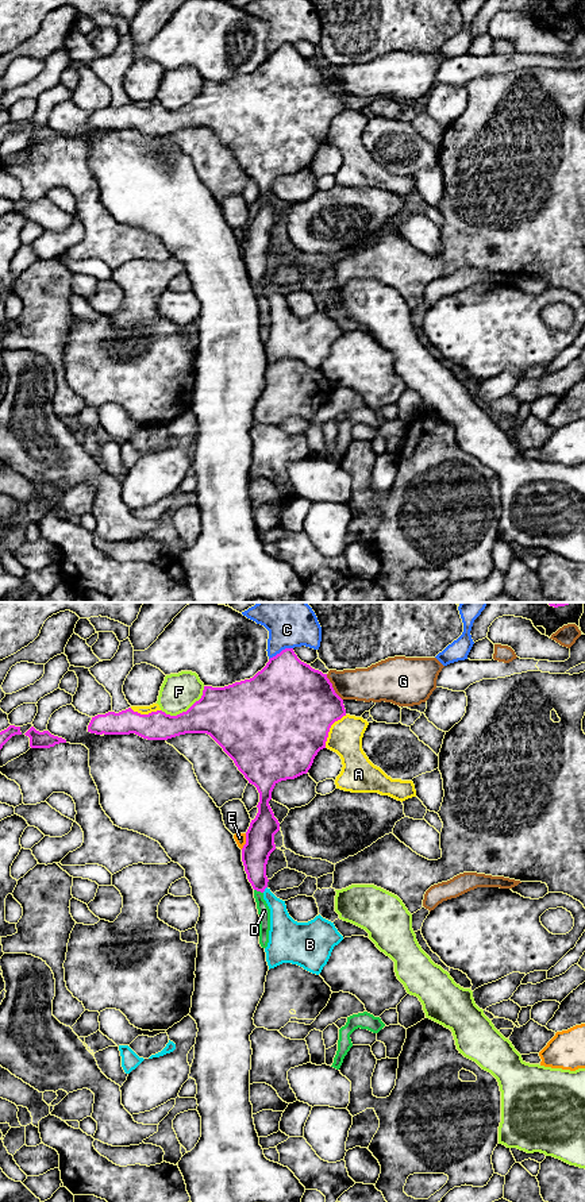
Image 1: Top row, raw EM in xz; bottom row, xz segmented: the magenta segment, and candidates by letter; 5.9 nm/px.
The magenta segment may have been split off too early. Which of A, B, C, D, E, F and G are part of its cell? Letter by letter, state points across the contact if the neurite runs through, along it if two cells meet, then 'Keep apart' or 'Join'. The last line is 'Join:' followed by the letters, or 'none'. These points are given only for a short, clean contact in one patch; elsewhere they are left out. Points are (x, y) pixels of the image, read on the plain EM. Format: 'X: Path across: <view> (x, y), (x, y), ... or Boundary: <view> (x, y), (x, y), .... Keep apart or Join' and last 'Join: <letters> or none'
A: Keep apart
B: Path across: xz (256, 247), (256, 269), (265, 282), (277, 301), (283, 320). Join
C: Keep apart
D: Boundary: xz (254, 284), (262, 288). Keep apart
E: Keep apart
F: Keep apart
G: Keep apart
Join: B

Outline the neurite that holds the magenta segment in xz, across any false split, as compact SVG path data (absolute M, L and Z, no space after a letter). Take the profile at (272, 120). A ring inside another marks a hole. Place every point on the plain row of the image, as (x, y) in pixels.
M285 43L270 53L266 61L253 73L224 82L204 81L203 90L186 107L177 111L162 105L141 109L131 103L119 108L108 107L92 112L88 127L96 130L135 128L147 135L168 135L185 128L207 128L234 155L238 165L259 188L258 208L246 227L242 257L253 284L263 289L270 304L269 338L265 343L270 363L292 358L319 370L331 347L343 331L334 317L320 309L308 317L295 316L285 296L277 293L268 282L266 259L276 244L274 230L280 217L269 200L274 181L286 174L307 169L315 151L323 143L331 120L346 111L343 95L332 78L319 65L301 57L293 43Z

